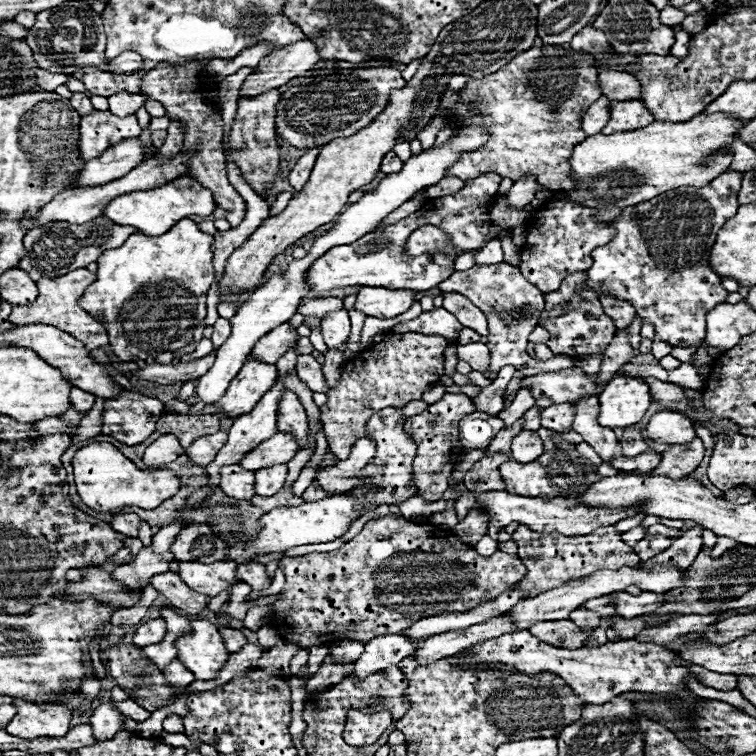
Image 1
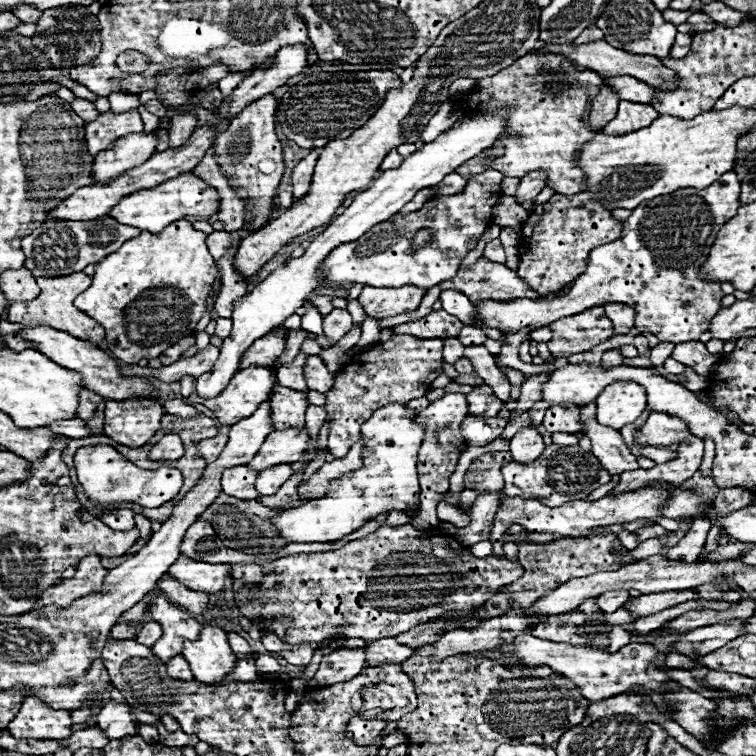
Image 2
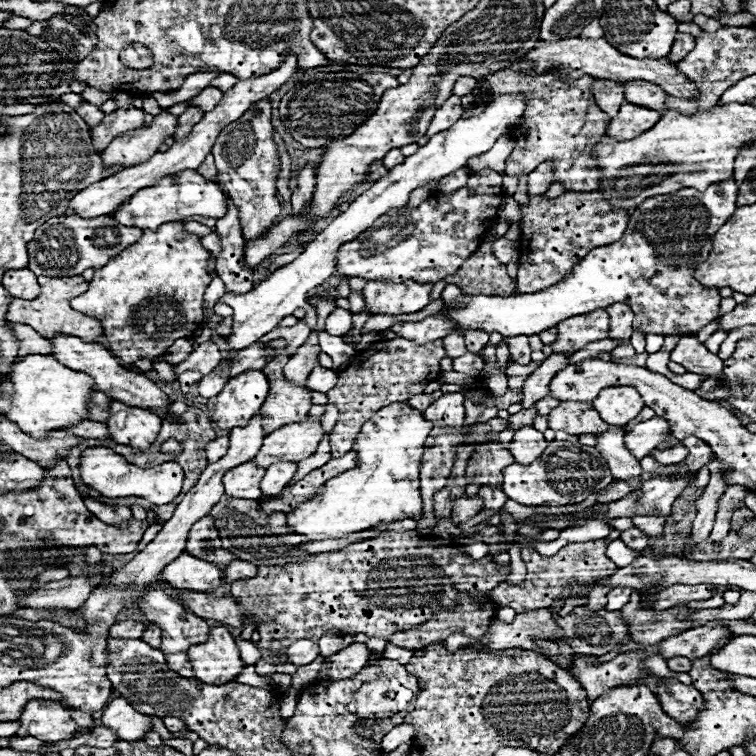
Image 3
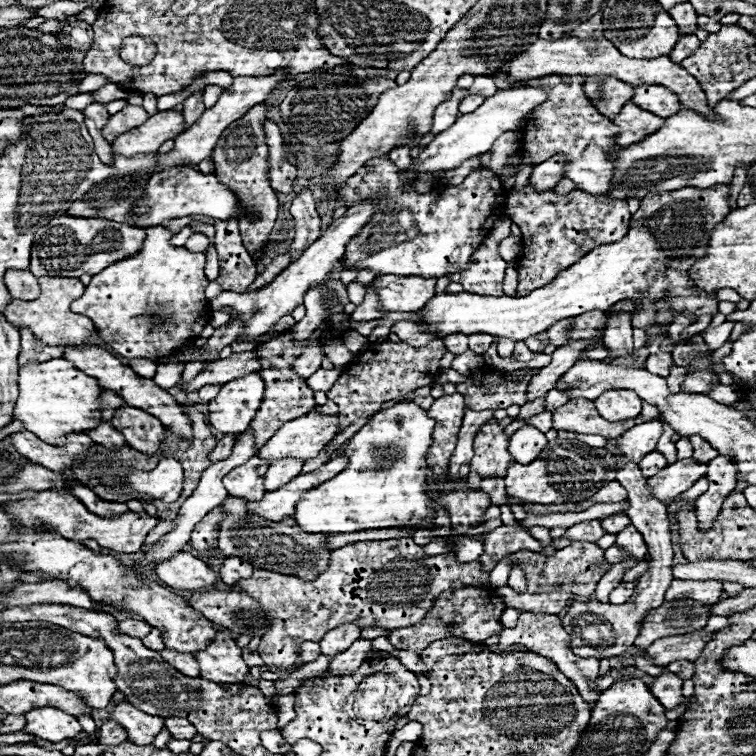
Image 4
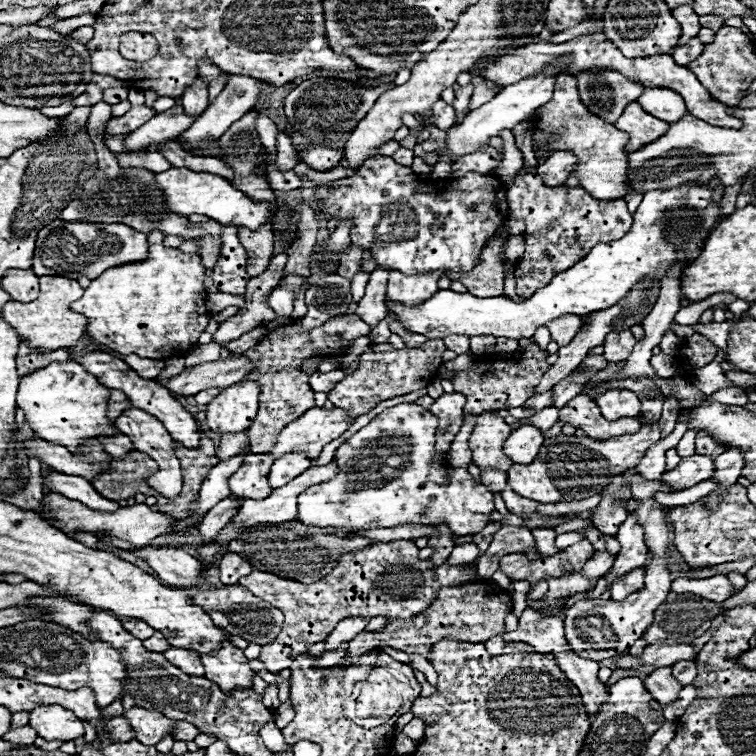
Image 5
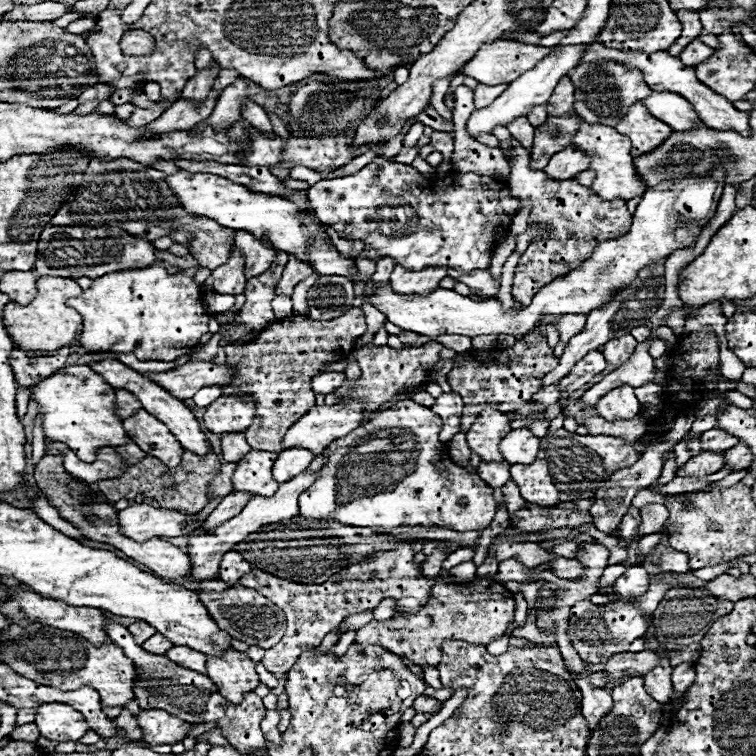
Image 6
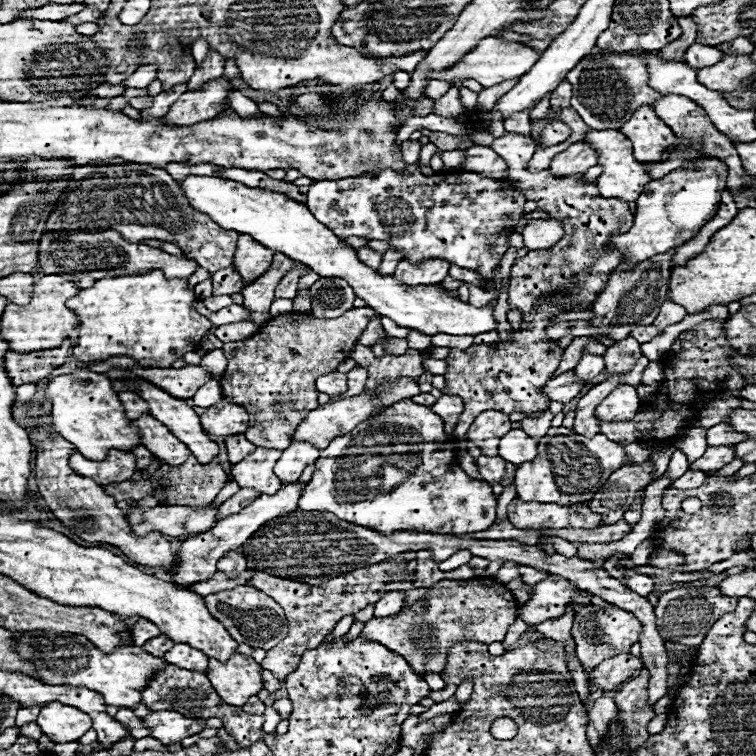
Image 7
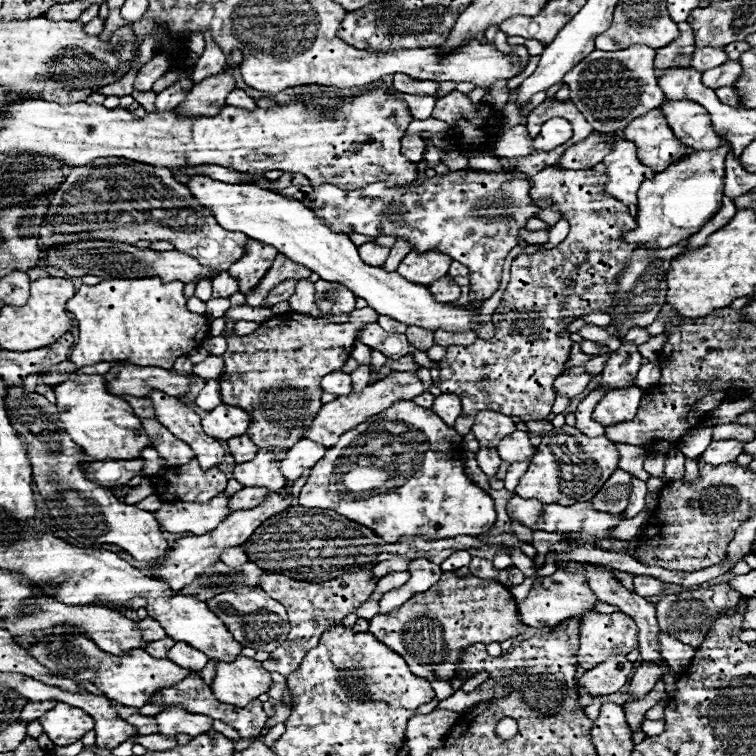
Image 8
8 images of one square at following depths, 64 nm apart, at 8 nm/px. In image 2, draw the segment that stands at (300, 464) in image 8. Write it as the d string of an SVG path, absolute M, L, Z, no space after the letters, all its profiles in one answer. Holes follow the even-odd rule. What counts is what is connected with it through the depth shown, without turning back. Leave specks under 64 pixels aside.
M278 464L278 466L270 466L266 470L260 472L258 480L256 480L256 490L262 496L272 496L278 492L278 488L294 474L290 464Z

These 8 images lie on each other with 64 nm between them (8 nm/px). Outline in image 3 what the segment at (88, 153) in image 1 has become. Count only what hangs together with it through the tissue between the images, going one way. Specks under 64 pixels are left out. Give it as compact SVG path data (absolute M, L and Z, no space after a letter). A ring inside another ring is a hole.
M124 106L112 114L106 114L100 126L92 130L92 142L96 150L106 148L116 136L126 134L128 130L144 126L144 110L134 106Z

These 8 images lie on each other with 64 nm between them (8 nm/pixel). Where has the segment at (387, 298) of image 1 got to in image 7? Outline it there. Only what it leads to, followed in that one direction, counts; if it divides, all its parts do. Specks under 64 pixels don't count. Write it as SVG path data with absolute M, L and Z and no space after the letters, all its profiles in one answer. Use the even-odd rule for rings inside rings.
M440 258L424 260L420 264L412 264L410 260L402 260L396 266L394 276L398 276L398 280L402 280L404 284L410 284L410 286L418 286L418 284L434 286L434 284L440 284L448 276L448 268L450 268L450 264Z

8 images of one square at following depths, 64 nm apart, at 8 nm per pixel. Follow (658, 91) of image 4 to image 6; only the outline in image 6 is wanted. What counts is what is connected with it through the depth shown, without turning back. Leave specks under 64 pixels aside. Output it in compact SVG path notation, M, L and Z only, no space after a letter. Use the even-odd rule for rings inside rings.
M652 92L652 96L648 96L644 104L646 108L650 108L654 116L658 116L658 120L662 120L664 124L670 124L672 130L684 132L684 130L692 130L694 124L702 124L692 104L680 94Z

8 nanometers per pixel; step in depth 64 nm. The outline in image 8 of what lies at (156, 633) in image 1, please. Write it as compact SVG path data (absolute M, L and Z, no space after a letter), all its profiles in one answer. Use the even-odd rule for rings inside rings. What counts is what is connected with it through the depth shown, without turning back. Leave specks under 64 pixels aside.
M162 638L162 640L156 640L156 642L150 642L150 646L146 648L146 652L150 656L156 656L156 658L166 658L168 650L174 646L176 642L172 638Z

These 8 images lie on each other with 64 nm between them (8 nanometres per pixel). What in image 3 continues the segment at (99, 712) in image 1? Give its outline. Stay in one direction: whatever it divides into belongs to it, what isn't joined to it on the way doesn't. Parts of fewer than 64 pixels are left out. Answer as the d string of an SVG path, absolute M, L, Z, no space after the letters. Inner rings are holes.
M114 698L106 708L102 716L102 724L110 726L120 738L128 742L144 740L144 736L154 730L150 716L136 712L124 698Z

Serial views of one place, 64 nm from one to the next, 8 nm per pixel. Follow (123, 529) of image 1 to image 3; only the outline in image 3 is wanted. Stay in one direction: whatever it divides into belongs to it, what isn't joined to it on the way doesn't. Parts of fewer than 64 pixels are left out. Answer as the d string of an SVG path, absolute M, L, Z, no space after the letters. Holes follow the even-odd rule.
M84 496L84 502L88 506L88 510L92 514L96 514L100 520L108 522L108 524L122 524L126 520L132 518L132 512L128 506L110 506L110 504L102 504L102 502L96 502L94 498L90 496Z

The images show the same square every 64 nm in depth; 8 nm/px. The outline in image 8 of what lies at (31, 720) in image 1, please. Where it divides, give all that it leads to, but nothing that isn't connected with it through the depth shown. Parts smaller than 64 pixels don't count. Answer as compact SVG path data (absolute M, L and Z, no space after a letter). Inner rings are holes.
M58 702L52 710L40 716L44 732L56 746L68 746L94 730L94 720L80 708Z

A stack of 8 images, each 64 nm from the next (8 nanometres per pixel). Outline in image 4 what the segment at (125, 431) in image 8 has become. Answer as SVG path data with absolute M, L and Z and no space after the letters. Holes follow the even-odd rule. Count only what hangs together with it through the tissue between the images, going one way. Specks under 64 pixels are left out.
M52 358L40 364L28 364L20 368L20 396L16 402L14 418L24 424L28 432L34 432L48 444L66 444L68 434L82 434L102 424L98 380L80 372L64 358Z

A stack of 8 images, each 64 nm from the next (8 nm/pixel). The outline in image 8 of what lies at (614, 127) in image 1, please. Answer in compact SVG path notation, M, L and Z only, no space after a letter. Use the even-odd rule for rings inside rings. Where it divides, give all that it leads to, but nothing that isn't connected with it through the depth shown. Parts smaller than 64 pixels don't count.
M654 108L644 116L634 118L624 128L624 138L636 144L638 158L656 172L682 158L688 150L684 144L678 142L660 108Z

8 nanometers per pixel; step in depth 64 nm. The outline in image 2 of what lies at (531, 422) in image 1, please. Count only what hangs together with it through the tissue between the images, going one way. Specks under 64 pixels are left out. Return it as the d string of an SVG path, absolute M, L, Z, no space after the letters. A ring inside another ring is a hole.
M540 400L538 404L534 404L534 408L530 408L530 414L532 414L532 426L538 426L546 414L546 410L550 408L550 404L546 404L544 400Z

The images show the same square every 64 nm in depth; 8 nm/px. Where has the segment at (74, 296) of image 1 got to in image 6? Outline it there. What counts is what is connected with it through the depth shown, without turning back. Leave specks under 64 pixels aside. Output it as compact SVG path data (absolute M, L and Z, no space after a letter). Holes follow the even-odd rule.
M40 276L36 288L38 294L28 306L20 306L14 302L6 304L4 322L8 328L8 336L20 350L58 350L62 346L68 346L78 338L78 332L82 328L82 316L74 312L74 308L68 308L66 300L80 296L82 288L76 284L76 280L60 276Z

